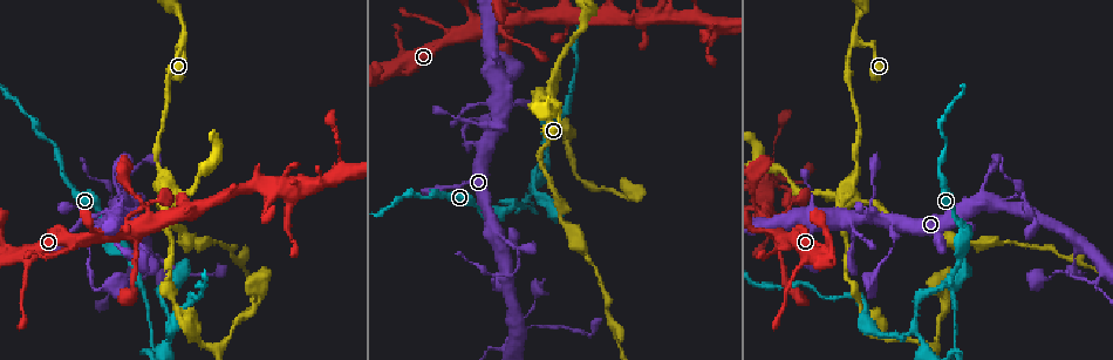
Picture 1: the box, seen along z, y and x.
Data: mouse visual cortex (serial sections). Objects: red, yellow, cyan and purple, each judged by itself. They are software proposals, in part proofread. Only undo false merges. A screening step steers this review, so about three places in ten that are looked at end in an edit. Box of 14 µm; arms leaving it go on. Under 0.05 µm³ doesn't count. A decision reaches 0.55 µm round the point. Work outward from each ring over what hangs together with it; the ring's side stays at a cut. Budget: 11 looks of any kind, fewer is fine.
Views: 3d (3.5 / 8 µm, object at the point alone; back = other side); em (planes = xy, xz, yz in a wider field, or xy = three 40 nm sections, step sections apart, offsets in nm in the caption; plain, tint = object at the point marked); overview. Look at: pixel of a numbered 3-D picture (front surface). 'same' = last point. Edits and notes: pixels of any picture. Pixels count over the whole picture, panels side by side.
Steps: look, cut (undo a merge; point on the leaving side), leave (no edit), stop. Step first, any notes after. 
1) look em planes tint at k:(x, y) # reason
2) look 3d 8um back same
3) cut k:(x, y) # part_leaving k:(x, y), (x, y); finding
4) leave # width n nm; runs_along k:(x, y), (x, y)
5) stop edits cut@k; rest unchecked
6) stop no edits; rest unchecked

look 3d 3.5um at 1:(475, 146) # abrupt turn

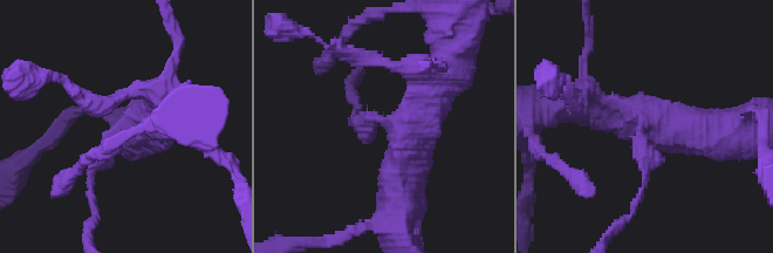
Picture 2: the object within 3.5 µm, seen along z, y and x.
look em xy step 3 tint at 2:(643, 121) # arms 3; arm_widths 200, 400, 600 nm; need the tissue

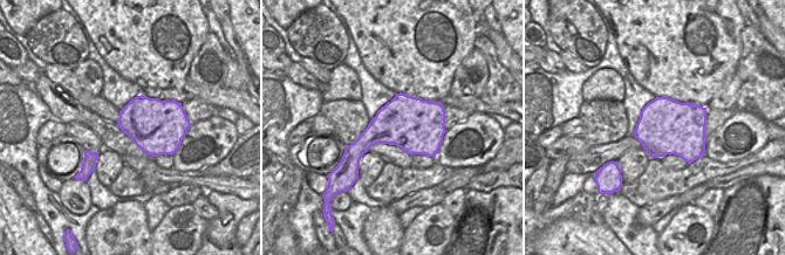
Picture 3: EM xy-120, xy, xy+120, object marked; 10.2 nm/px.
leave # width 550 nm; runs_along 2:(398, 199), (409, 128), (452, 68); one cell here

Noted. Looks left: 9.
look 3d 3.5um back at 1:(531, 208) # a narrow waist

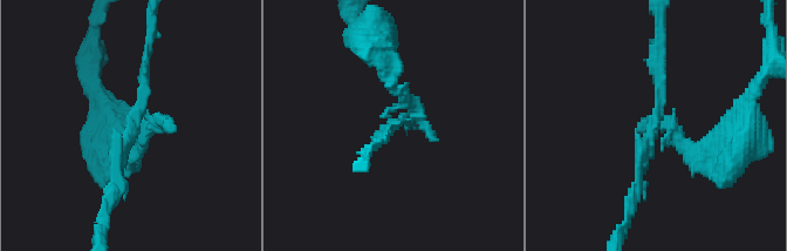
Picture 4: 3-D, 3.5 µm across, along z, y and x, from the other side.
look em xy step 2 plain at 4:(141, 113)

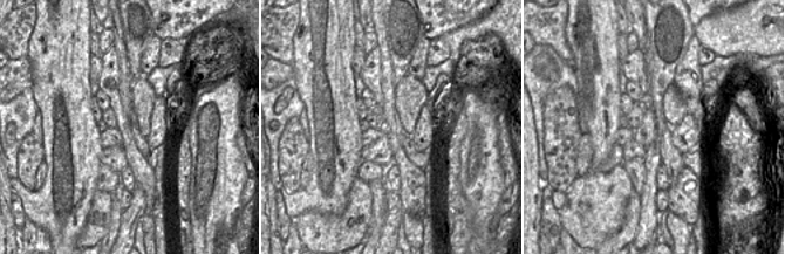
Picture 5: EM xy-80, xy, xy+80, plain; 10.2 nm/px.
look em xy step 2 tint same

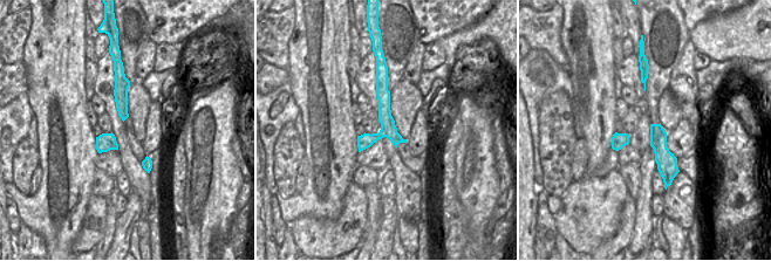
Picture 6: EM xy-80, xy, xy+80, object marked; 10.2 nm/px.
cut 4:(139, 154) # border 6:(372, 134), (376, 134), (381, 138); a second cell is stuck on

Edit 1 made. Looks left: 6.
look overview

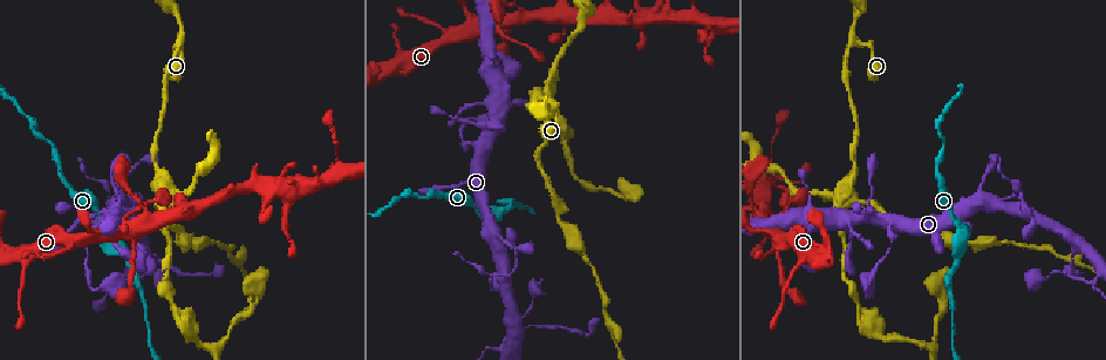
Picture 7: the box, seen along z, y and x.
look 3d 3.5um at 7:(125, 279) # three-way junction

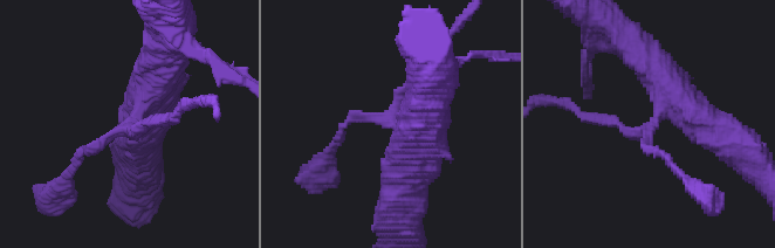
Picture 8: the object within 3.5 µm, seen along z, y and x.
look em xy step 1 tint at 8:(649, 130) # arms 3; arm_widths 150, 200, 500 nm; need the tissue

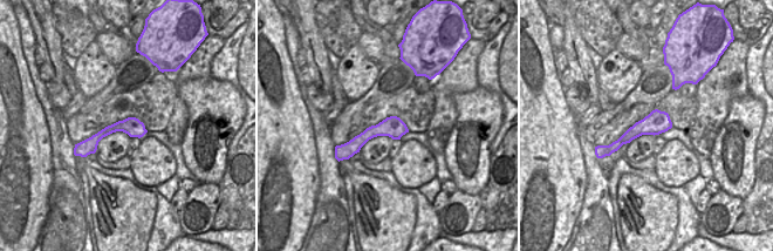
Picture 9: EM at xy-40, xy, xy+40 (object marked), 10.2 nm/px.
look em xy step 5 tint same # cut it another way

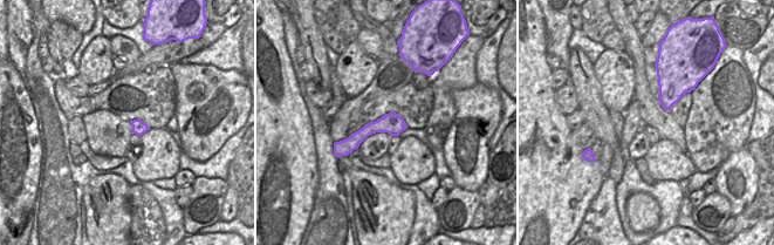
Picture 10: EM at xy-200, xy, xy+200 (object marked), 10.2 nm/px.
leave # runs_along 10:(403, 126), (372, 127), (343, 149); all the same cell

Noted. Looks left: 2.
look 3d 3.5um at 7:(860, 45) # three-way junction

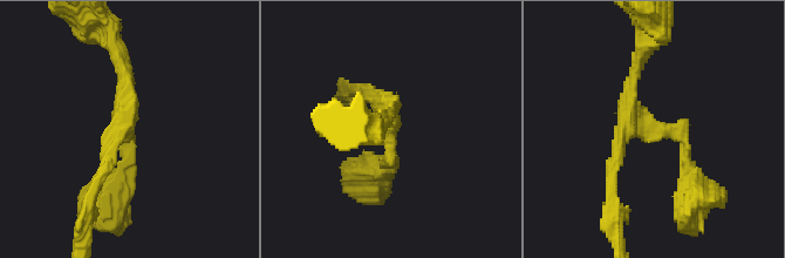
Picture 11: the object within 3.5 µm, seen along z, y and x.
look em xy step 5 tint at 11:(132, 128) # arms 3; arm_widths 150, 150, 150 nm; need the tissue

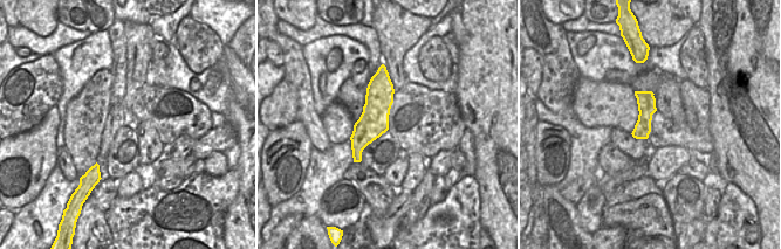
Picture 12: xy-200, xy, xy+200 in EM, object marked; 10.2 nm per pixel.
leave # runs_along 11:(386, 168), (393, 120), (360, 90); continuous, no second cell

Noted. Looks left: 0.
stop edits cut@4; rest unchecked

